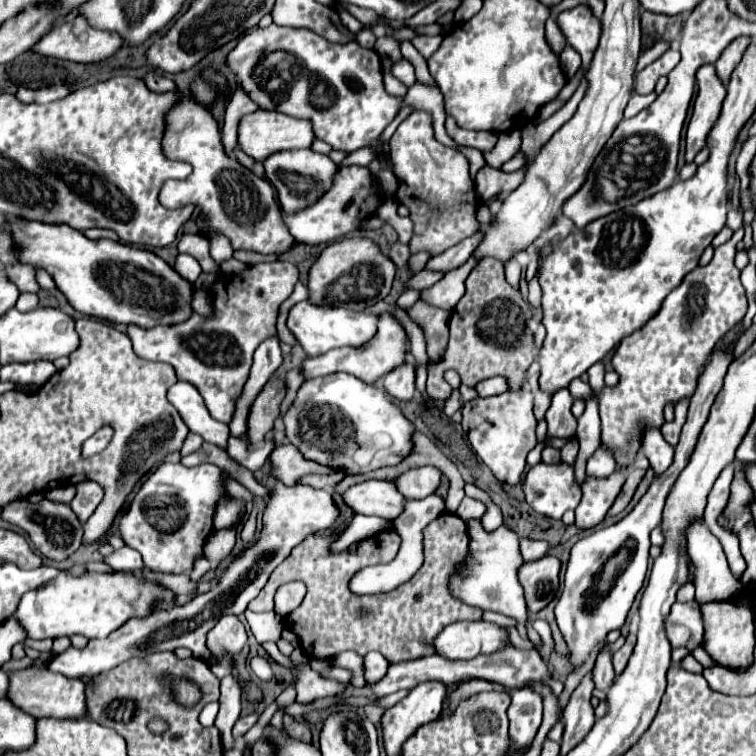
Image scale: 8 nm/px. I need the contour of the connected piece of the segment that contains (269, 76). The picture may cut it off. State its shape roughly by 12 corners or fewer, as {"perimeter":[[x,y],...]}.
{"perimeter":[[272,23],[228,67],[258,107],[310,119],[316,139],[376,147],[406,105],[446,133],[444,99],[386,93],[379,54]]}

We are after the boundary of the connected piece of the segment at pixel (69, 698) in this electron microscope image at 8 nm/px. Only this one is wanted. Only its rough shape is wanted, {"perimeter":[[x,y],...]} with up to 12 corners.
{"perimeter":[[46,667],[10,673],[8,699],[34,717],[86,717],[86,685]]}

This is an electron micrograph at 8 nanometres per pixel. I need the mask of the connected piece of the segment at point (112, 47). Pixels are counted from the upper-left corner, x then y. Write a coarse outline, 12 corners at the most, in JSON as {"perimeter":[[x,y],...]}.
{"perimeter":[[68,17],[34,45],[46,57],[96,63],[124,41]]}

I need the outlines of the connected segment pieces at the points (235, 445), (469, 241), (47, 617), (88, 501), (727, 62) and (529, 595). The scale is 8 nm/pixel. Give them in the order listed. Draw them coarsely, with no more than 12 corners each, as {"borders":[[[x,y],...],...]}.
{"borders":[[[228,437],[228,455],[256,473],[274,449],[269,438],[248,450],[240,439]],[[482,233],[462,239],[460,245],[434,255],[426,267],[448,271],[464,265],[482,241]],[[140,571],[60,573],[26,593],[28,637],[106,637],[174,607]],[[96,481],[76,485],[70,507],[80,519],[88,521],[104,489]],[[750,37],[734,39],[714,63],[722,83],[730,81],[730,73],[742,61]],[[546,555],[518,571],[526,605],[544,609],[558,593],[560,559]]]}

